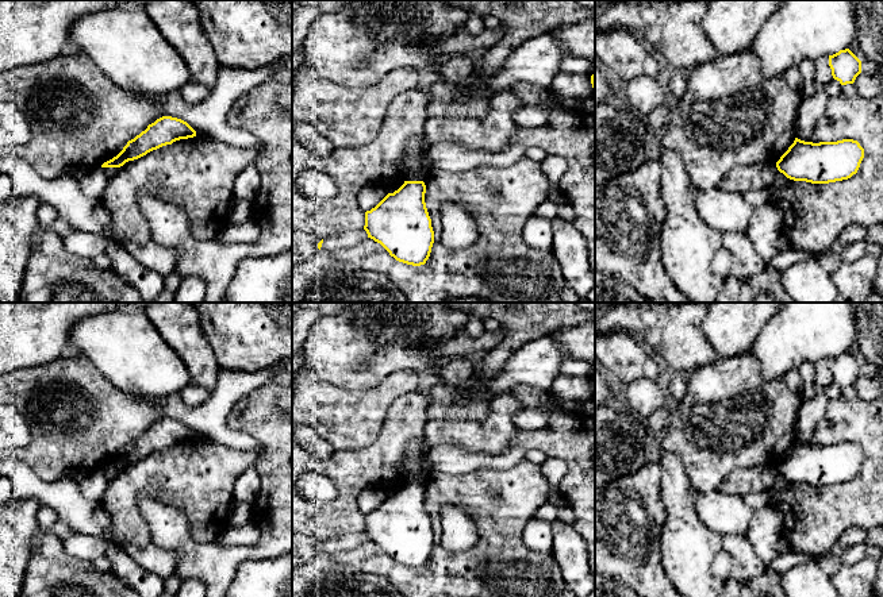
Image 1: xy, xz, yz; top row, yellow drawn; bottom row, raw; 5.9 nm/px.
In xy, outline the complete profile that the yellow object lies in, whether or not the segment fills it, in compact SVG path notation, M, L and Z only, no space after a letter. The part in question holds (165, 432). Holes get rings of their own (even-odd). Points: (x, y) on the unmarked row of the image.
M162 419L149 427L145 434L128 443L123 452L101 470L120 470L128 463L138 462L162 448L172 447L180 442L196 439L196 434L184 423Z

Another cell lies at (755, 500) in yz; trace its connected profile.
M778 473L775 482L768 489L763 492L750 492L741 497L748 507L756 511L760 509L761 507L768 505L772 492L779 492L784 489L788 484L790 481L787 481L783 475Z

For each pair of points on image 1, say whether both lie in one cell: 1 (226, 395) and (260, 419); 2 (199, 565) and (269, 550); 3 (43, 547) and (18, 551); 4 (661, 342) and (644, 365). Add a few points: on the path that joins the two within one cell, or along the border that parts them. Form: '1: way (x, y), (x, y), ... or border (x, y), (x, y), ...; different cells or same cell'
1: border (263, 384), (231, 408), (226, 419), (229, 430); different cells
2: way (217, 562), (235, 554), (252, 553); same cell
3: border (49, 531), (33, 547), (25, 580); different cells
4: border (628, 334), (633, 335), (653, 354); different cells

